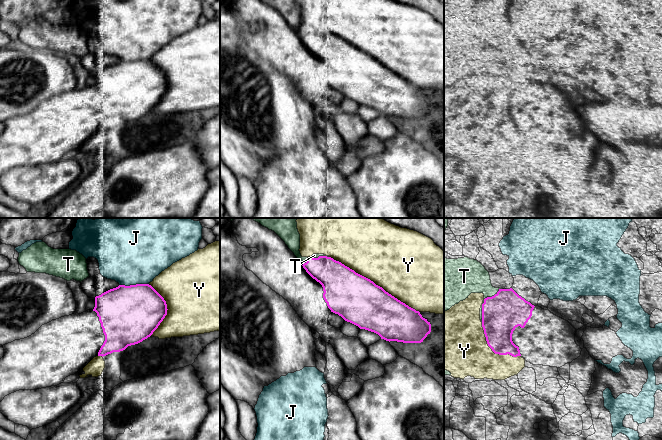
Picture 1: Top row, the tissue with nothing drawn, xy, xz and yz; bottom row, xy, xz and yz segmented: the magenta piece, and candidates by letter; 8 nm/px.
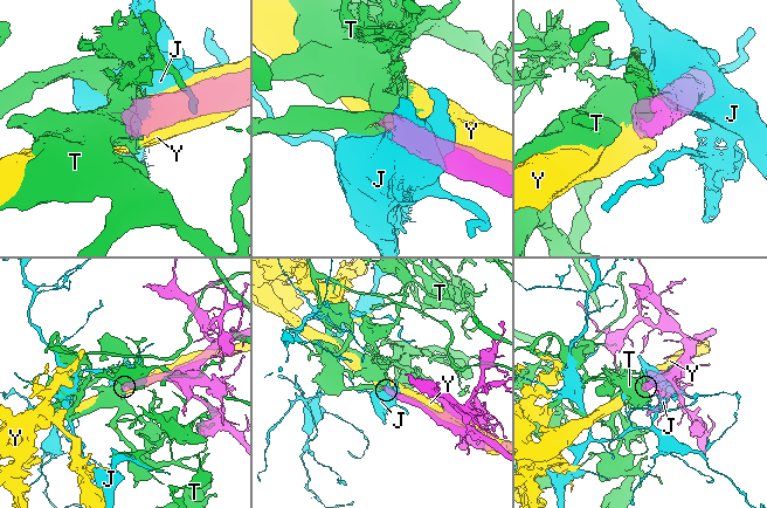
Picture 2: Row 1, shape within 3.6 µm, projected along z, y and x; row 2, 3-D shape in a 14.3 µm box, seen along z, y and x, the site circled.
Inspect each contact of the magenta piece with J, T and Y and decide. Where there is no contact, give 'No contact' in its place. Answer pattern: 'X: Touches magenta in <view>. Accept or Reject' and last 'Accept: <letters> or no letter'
J: Touches magenta in xy. Reject
T: Touches magenta in yz. Reject
Y: Touches magenta in xz. Reject
Accept: no letter

